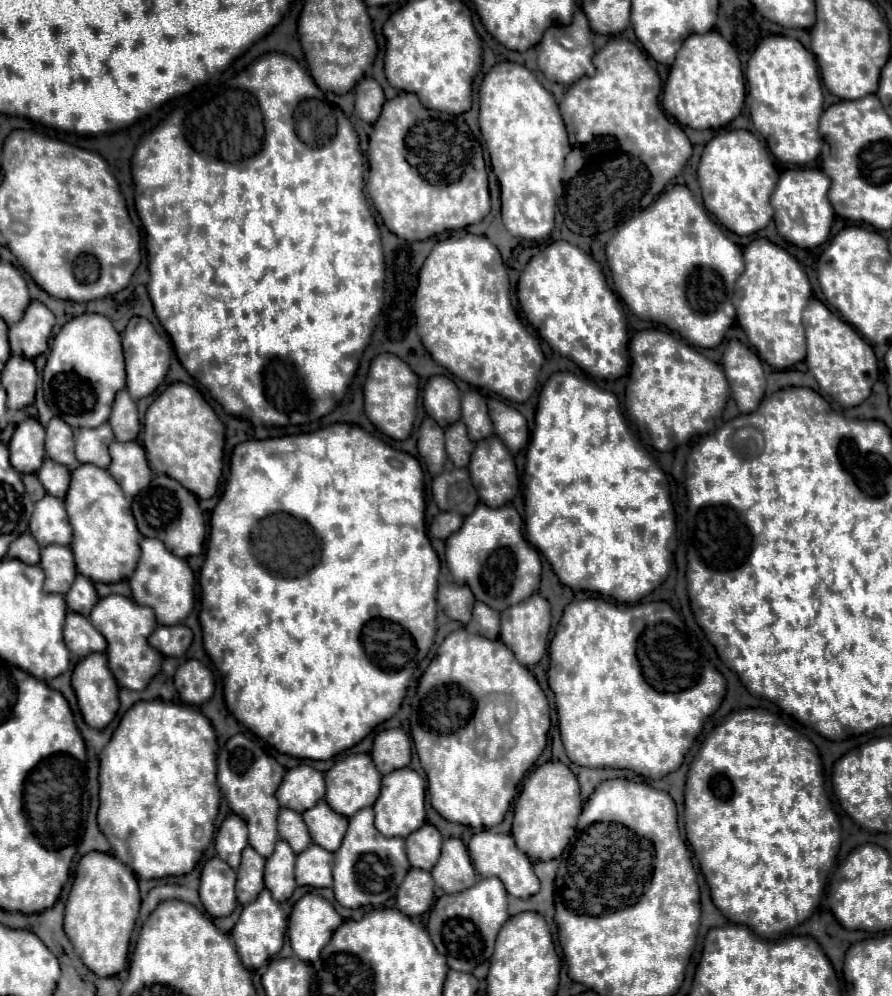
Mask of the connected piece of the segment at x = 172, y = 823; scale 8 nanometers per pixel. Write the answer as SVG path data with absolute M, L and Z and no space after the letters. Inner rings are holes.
M163 700L137 702L135 706L131 706L125 712L125 716L121 718L117 730L113 732L113 738L103 748L101 766L99 766L99 784L101 784L99 802L101 802L101 806L99 806L97 818L99 818L101 832L107 836L115 856L123 864L127 864L139 878L145 878L145 880L165 878L165 876L183 876L183 874L191 872L197 866L197 862L201 860L201 856L207 850L207 846L211 844L213 832L215 832L215 818L217 818L219 802L221 802L221 792L219 792L215 774L217 774L217 736L215 736L215 730L211 726L209 718L201 710L197 710L197 708L189 706L189 704L169 704L169 702L163 702Z

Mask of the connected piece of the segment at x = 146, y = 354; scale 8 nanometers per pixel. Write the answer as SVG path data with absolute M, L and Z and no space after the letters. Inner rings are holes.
M133 316L121 334L123 338L123 350L125 350L125 362L127 362L127 390L131 392L133 400L145 398L165 380L165 374L169 370L169 358L171 358L171 346L167 340L163 340L153 324L147 318ZM127 340L127 344L125 344Z

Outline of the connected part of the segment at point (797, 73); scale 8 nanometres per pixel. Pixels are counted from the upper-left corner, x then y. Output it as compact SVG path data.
M769 36L757 46L751 60L747 62L745 76L749 86L745 104L751 110L753 126L761 136L765 136L773 156L783 164L795 164L795 166L805 166L813 162L821 152L821 140L817 128L819 128L819 116L823 112L823 90L821 90L821 80L813 54L795 38Z

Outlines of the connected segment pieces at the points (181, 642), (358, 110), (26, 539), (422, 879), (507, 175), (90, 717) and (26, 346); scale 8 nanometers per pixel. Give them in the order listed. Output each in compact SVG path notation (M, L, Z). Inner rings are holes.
M185 624L159 626L151 634L151 646L159 648L163 656L183 656L193 640L193 632Z
M363 78L355 86L355 116L367 124L375 124L385 104L385 96L381 86L371 78Z
M27 532L23 536L19 536L19 540L15 540L15 544L11 544L9 548L9 558L15 558L15 560L21 560L25 564L39 564L39 544L35 542L35 538Z
M411 870L397 892L397 908L407 916L425 914L435 898L435 882L429 872Z
M499 62L487 72L479 88L479 126L487 142L493 172L497 174L497 180L501 186L503 226L513 236L519 236L525 240L545 240L555 226L556 202L559 194L557 190L565 190L561 177L563 162L571 152L567 128L563 124L563 118L553 94L547 92L537 82L535 74L527 70L525 66L515 62Z
M95 652L83 658L73 670L71 684L85 722L105 728L119 710L119 686L107 668L107 656Z
M33 300L29 304L23 320L9 328L11 354L23 356L29 360L43 354L49 346L49 336L51 336L53 324L55 324L53 312L47 306L43 306L41 302Z

